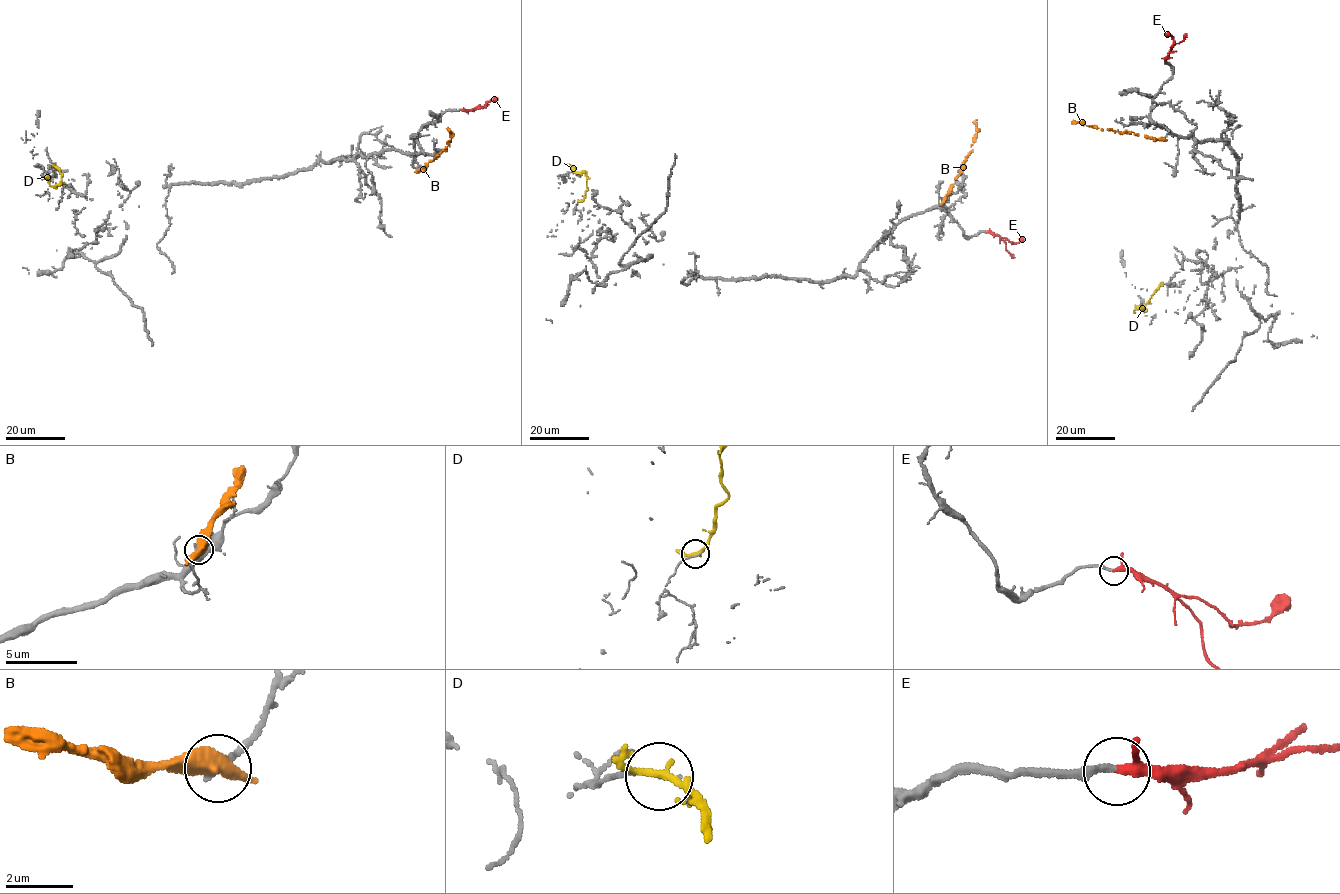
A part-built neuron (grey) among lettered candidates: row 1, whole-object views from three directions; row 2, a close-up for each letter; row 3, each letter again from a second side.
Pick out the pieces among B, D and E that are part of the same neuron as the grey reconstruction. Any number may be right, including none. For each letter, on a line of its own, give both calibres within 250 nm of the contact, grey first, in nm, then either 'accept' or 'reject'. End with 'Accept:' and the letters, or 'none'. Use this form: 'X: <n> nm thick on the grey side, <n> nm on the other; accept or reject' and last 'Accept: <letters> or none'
B: 240 nm thick on the grey side, 480 nm on the other; reject
D: 110 nm thick on the grey side, 190 nm on the other; reject
E: 190 nm thick on the grey side, 240 nm on the other; accept
Accept: E

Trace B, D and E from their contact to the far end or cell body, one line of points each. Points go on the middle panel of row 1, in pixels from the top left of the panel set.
B: (943, 201), (971, 151), (976, 120)
D: (581, 201), (588, 188), (586, 175), (583, 172), (576, 173), (567, 165)
E: (987, 232), (1005, 237), (1012, 244), (1024, 237)

